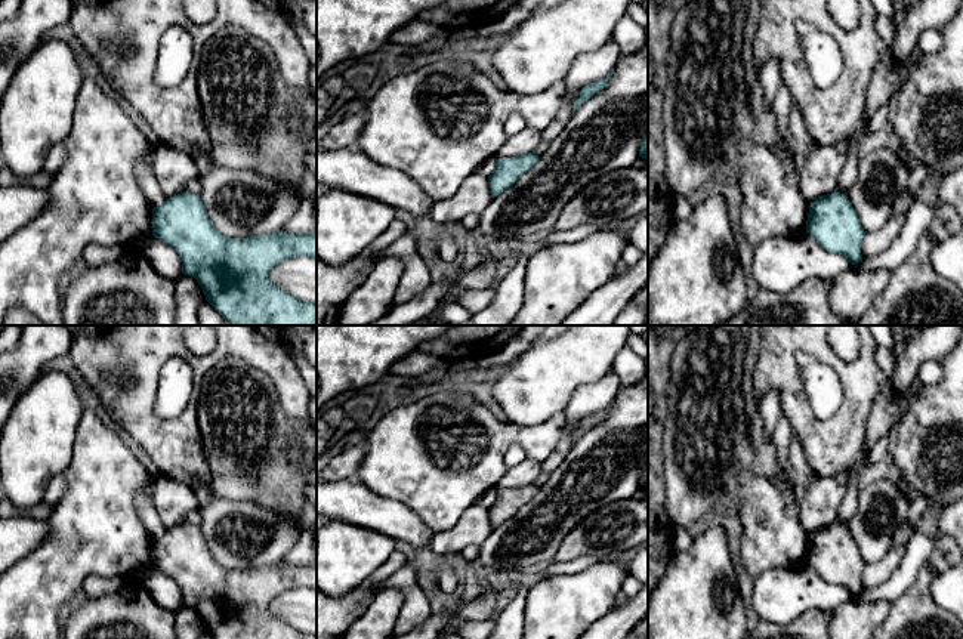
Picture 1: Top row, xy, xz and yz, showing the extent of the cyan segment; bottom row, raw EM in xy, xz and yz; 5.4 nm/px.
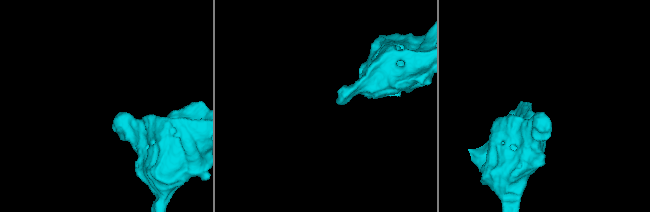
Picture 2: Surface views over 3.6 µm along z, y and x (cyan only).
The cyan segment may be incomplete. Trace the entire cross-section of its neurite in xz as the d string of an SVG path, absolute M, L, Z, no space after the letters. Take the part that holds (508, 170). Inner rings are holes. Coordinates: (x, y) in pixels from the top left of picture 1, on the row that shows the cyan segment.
M535 151L521 157L496 160L494 172L488 176L493 198L512 186L537 160Z

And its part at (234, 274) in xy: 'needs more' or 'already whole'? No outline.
already whole

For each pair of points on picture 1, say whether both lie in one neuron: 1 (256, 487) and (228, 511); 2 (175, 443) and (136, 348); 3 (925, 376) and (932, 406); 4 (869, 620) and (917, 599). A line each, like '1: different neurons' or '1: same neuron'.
1: different neurons
2: same neuron
3: different neurons
4: different neurons

